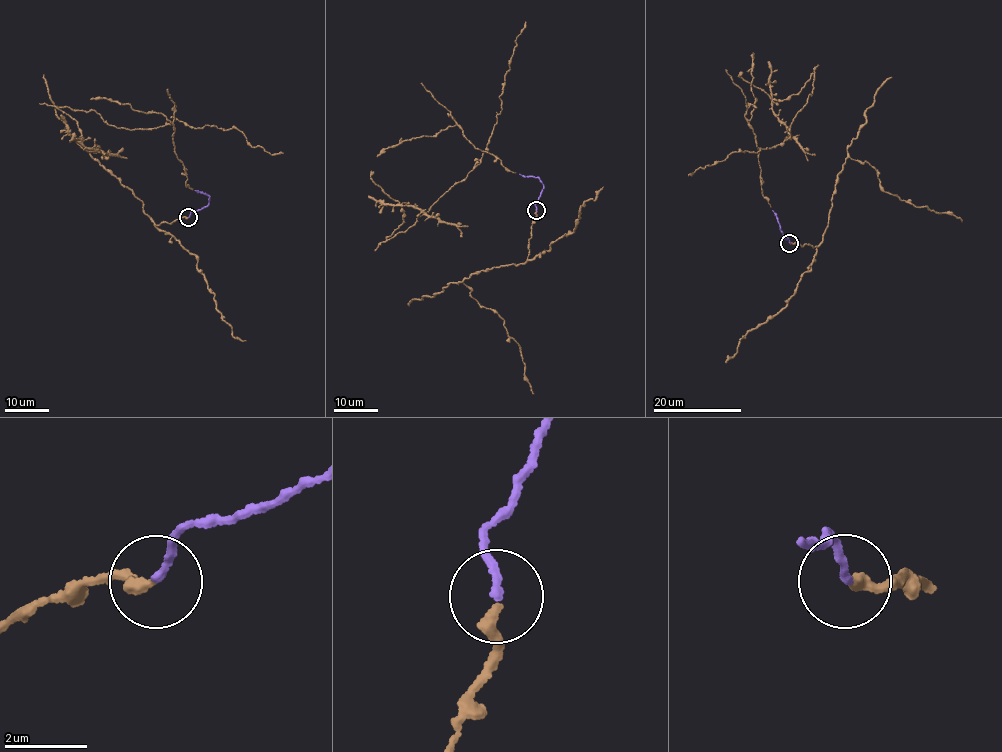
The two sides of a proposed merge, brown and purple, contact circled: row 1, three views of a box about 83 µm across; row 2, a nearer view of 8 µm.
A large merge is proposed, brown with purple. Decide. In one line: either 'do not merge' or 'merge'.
merge

